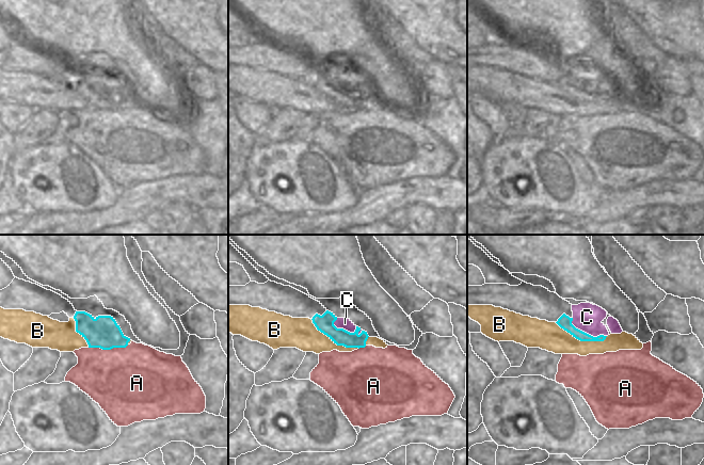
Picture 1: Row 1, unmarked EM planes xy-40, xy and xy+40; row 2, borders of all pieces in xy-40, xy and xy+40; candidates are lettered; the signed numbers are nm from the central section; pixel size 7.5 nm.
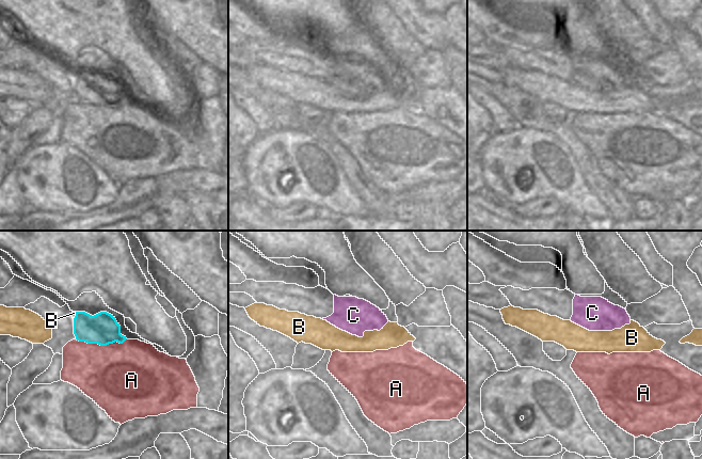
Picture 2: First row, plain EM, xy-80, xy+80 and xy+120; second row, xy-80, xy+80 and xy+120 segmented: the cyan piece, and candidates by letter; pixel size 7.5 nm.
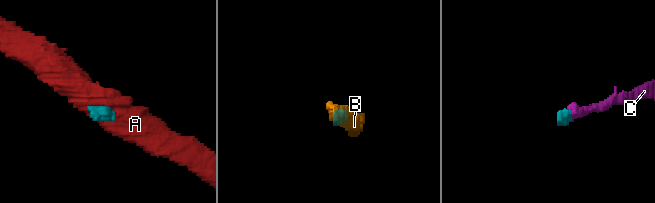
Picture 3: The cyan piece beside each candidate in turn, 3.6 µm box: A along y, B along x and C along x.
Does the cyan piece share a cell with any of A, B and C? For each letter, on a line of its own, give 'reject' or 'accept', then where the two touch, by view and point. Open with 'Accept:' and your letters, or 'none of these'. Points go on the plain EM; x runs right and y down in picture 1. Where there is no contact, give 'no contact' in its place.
Accept: C
A: reject | xy-40 (108, 110)
B: reject | xy (333, 101)
C: accept | xy+40 (586, 94)

